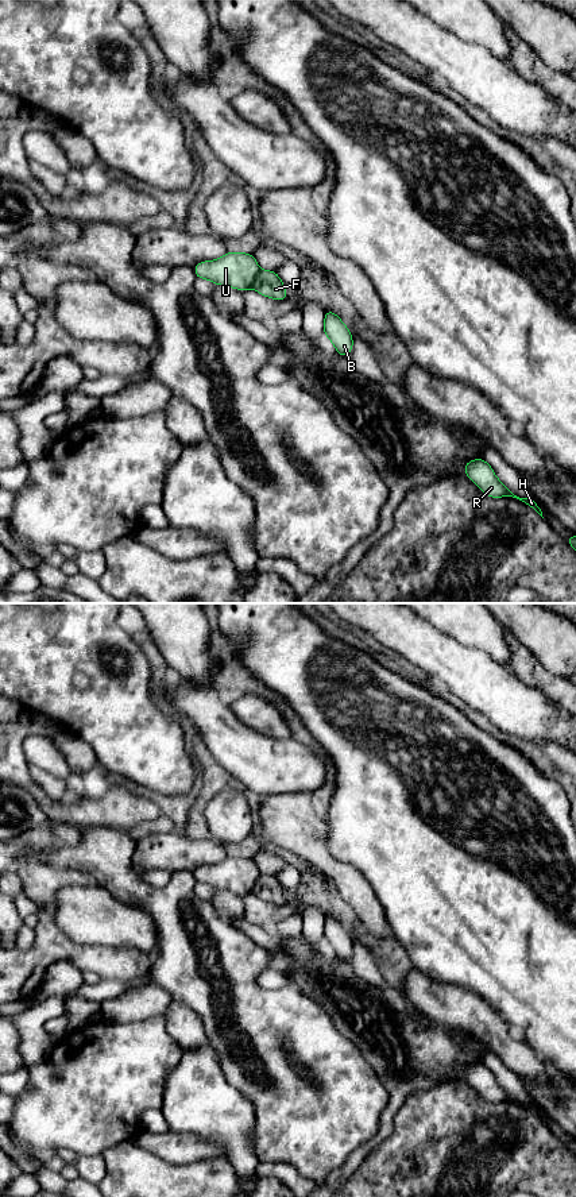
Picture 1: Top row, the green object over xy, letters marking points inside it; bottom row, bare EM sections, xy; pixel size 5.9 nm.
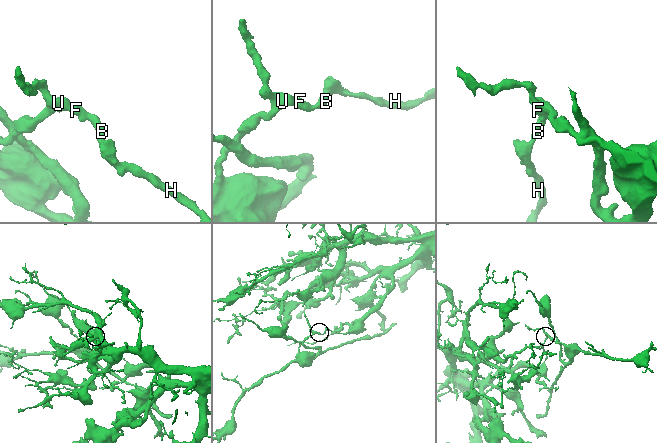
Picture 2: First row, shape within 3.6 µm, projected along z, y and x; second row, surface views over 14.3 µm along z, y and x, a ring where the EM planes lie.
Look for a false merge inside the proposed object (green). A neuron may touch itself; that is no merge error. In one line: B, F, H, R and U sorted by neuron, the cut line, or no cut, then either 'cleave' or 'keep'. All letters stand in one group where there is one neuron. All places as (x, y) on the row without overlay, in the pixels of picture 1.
B F H R / U | xy (261, 875), (251, 891) | cleave

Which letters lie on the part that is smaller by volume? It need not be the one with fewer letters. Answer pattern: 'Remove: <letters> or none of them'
Remove: U

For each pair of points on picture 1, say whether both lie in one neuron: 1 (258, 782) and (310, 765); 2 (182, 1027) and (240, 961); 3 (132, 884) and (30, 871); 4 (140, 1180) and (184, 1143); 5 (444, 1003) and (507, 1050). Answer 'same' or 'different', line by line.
1: same
2: different
3: different
4: different
5: same

